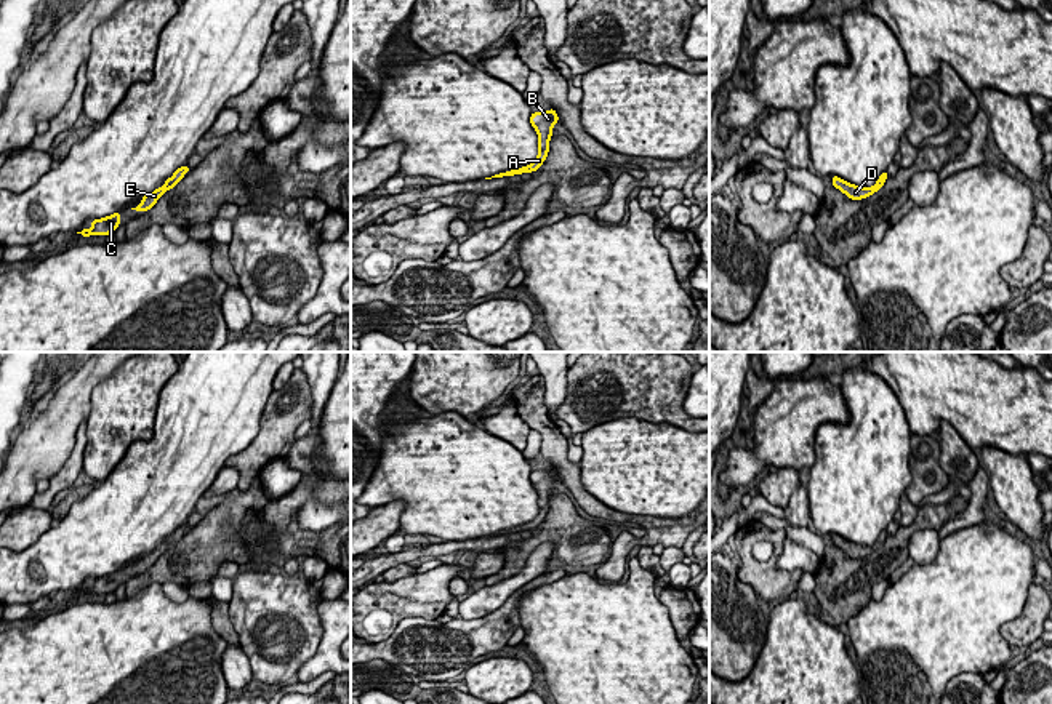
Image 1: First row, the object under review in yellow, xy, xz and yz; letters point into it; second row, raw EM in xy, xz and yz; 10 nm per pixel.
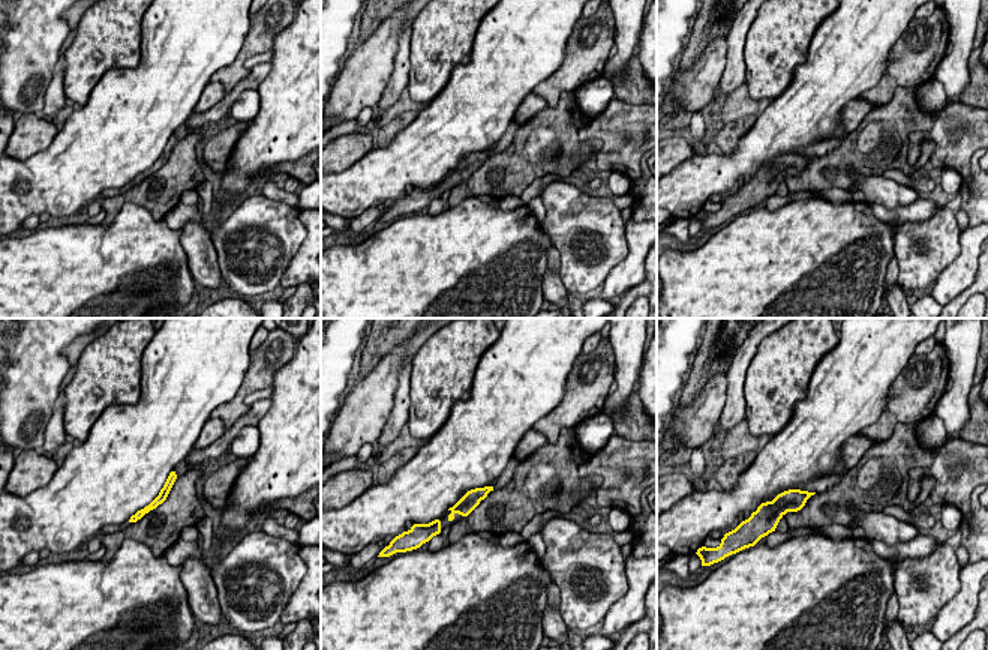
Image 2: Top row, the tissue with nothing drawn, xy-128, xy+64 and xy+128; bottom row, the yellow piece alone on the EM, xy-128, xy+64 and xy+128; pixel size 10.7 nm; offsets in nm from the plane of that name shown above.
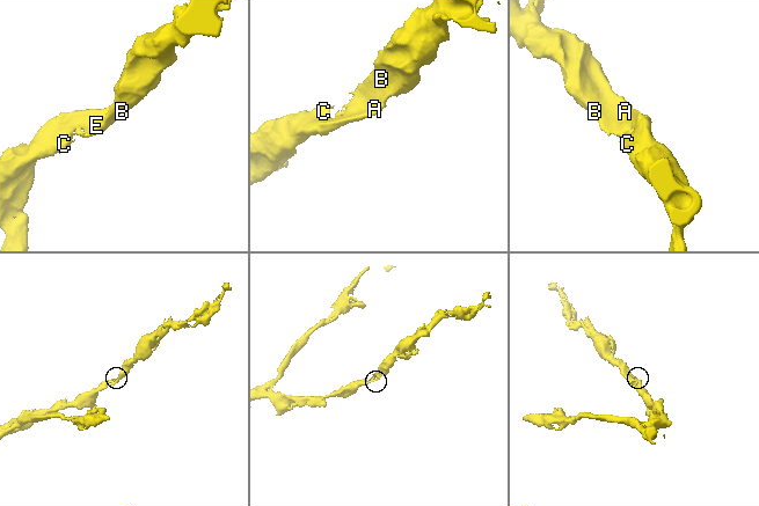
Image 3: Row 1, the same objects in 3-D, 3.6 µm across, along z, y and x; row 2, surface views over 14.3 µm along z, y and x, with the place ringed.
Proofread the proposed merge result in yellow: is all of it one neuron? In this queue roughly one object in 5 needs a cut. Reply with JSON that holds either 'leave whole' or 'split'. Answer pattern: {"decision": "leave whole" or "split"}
{"decision": "leave whole"}

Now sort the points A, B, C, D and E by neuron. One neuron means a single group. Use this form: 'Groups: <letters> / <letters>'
Groups: A B C D E

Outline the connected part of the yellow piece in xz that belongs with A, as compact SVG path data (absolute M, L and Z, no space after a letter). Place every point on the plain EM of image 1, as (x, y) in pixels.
M549 467L548 470L533 470L530 474L530 482L538 493L538 515L527 525L516 526L516 528L511 528L511 530L504 530L504 531L498 531L492 536L504 536L504 534L514 534L514 533L536 530L548 515L549 498L554 494L552 493L552 485L557 480L559 480L559 475L557 475L554 467Z

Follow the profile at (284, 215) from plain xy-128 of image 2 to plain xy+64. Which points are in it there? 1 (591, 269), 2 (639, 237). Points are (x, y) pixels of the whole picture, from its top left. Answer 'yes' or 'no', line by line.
1: yes
2: no

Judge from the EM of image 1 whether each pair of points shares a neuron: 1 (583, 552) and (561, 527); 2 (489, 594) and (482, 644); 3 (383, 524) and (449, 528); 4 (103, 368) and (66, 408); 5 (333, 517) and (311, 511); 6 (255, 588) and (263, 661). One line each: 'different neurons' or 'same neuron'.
1: same neuron
2: different neurons
3: different neurons
4: same neuron
5: same neuron
6: same neuron

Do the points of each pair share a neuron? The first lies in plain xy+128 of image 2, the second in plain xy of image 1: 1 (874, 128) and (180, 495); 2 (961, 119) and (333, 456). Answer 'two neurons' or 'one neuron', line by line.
1: two neurons
2: two neurons

